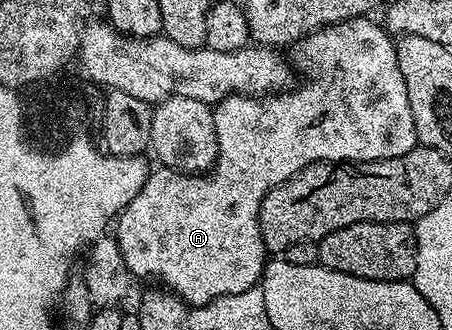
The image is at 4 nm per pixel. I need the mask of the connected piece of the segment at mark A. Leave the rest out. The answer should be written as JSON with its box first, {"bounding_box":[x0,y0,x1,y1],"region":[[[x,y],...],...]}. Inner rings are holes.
{"bounding_box":[115,16,419,307],"region":[[[368,16],[352,17],[349,21],[340,21],[334,25],[324,25],[314,33],[308,33],[296,42],[292,50],[291,61],[294,66],[306,69],[313,78],[305,81],[301,86],[290,88],[276,95],[234,95],[224,97],[218,101],[213,109],[215,119],[215,131],[217,132],[217,162],[212,169],[204,175],[190,175],[177,173],[174,169],[157,167],[150,172],[147,183],[143,185],[143,191],[127,203],[115,221],[115,236],[119,243],[119,251],[125,260],[125,266],[134,278],[158,277],[160,284],[171,293],[176,293],[186,305],[196,307],[205,305],[209,301],[219,299],[220,296],[231,296],[247,291],[256,286],[261,280],[261,272],[265,269],[267,250],[261,232],[259,231],[259,207],[267,195],[279,183],[287,178],[295,176],[303,167],[307,167],[313,161],[331,161],[334,163],[364,163],[367,161],[382,161],[383,159],[395,159],[399,155],[407,155],[407,151],[416,149],[419,142],[415,131],[415,119],[411,119],[411,103],[407,103],[407,83],[403,83],[403,71],[399,71],[399,59],[397,58],[397,46],[394,38],[387,32],[384,24],[377,25]]]}

